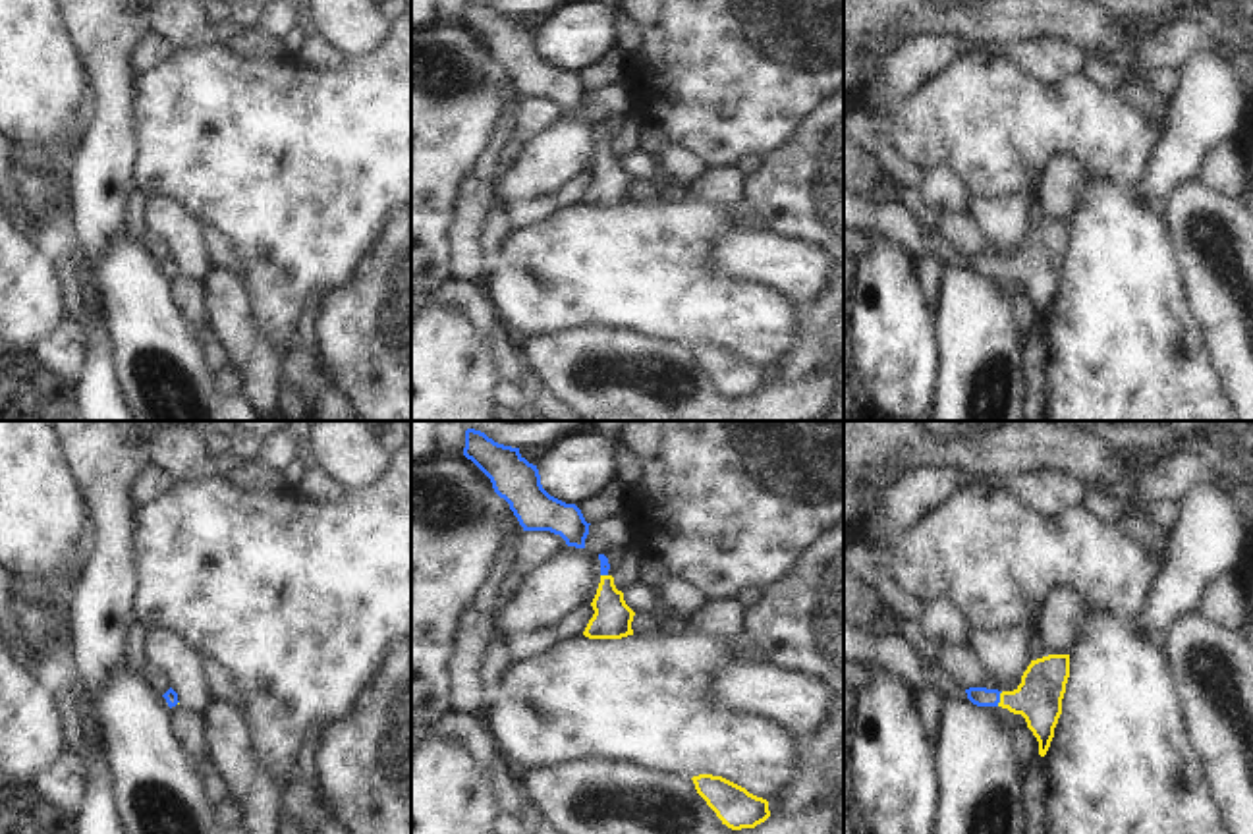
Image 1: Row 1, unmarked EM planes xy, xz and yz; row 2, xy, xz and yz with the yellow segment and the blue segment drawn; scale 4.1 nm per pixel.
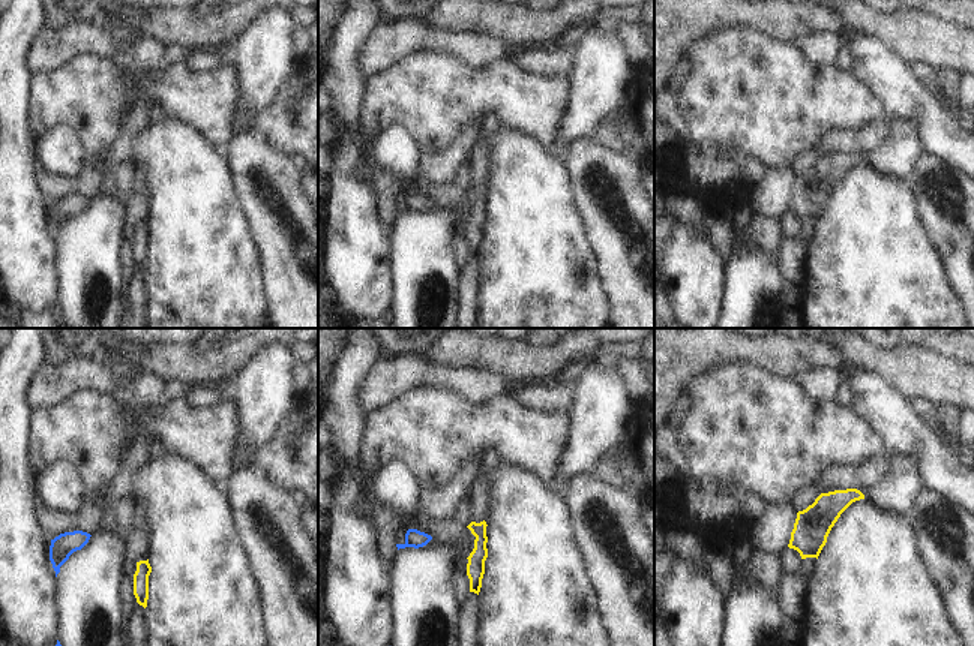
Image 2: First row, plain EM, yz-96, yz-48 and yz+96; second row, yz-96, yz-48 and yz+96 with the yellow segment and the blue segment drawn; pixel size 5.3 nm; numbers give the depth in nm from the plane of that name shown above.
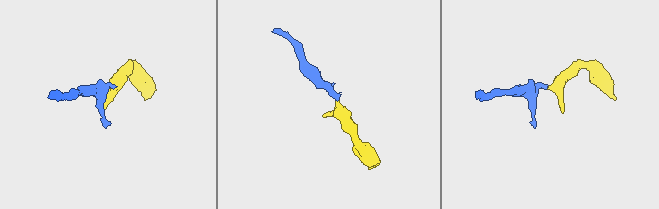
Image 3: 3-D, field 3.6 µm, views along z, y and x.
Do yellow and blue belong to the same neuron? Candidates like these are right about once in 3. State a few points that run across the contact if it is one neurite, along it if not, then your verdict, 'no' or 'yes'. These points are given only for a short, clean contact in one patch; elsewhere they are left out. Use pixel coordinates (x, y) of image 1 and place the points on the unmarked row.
yz (1039, 263), (1035, 267), (1001, 267), (977, 263) | yes

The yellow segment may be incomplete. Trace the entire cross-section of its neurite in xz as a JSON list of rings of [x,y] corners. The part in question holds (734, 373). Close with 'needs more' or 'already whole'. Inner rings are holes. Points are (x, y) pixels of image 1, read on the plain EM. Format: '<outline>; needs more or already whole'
[[[712,342],[691,346],[697,361],[732,398],[755,396],[770,384],[768,369],[749,361],[745,355]]]; already whole

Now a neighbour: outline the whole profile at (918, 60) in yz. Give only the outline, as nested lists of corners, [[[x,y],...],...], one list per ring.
[[[917,35],[892,52],[878,75],[878,106],[890,112],[927,81],[944,73],[960,56],[987,52],[1023,68],[1035,79],[1054,85],[1085,73],[1089,56],[1066,39],[1037,39],[1021,44],[981,44],[960,35]]]

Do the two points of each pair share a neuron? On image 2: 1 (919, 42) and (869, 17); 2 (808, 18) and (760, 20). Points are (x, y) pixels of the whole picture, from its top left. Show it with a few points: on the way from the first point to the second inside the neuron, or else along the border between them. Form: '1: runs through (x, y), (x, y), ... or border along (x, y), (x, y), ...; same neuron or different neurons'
1: runs through (907, 32), (881, 26); same neuron
2: runs through (796, 18), (772, 18); same neuron

